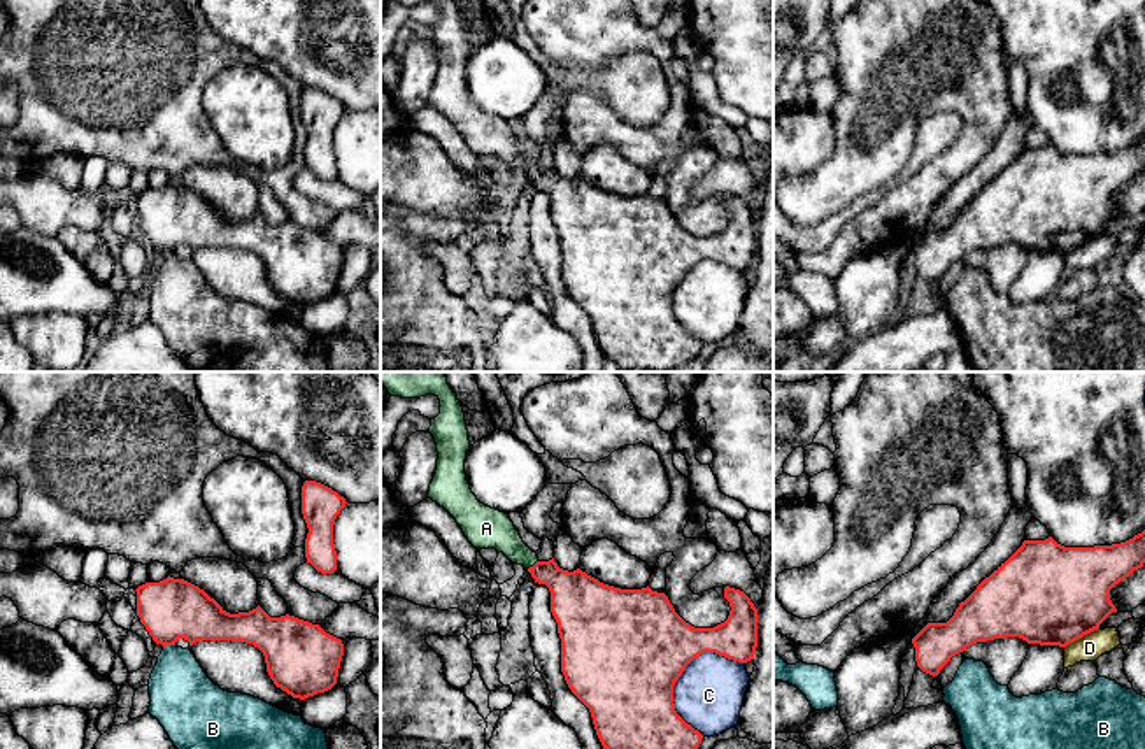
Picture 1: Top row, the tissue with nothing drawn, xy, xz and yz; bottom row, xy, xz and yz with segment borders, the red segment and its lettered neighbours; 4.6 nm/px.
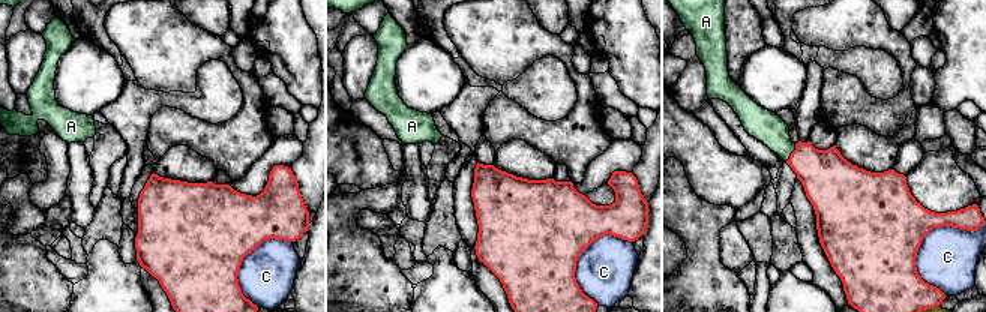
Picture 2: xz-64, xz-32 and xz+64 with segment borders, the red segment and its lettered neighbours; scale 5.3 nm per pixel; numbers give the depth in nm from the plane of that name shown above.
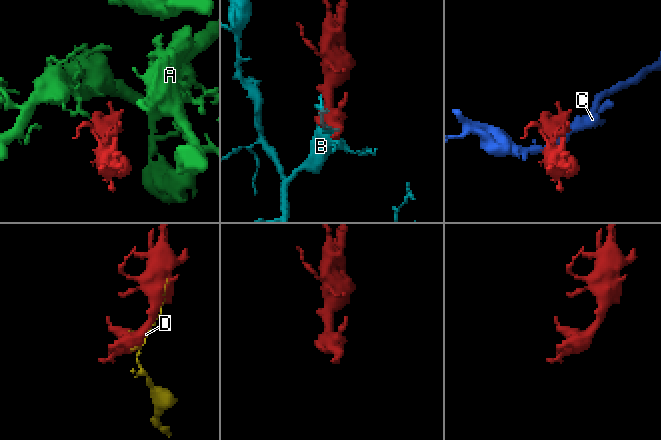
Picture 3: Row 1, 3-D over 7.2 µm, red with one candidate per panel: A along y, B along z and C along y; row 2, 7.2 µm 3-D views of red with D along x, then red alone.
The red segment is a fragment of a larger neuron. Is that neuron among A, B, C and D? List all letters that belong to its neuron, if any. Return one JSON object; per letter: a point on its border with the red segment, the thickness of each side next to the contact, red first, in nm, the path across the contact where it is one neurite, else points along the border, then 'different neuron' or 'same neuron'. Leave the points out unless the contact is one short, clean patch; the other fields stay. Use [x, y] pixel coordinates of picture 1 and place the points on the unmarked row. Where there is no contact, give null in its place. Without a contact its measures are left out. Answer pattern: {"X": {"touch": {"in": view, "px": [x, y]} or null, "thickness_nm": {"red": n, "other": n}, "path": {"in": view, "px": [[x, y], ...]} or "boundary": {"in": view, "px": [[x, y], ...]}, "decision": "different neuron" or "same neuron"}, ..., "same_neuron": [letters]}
{"A": {"touch": {"in": "xz", "px": [533, 172]}, "thickness_nm": {"red": 240, "other": 180}, "path": {"in": "xz", "px": [[576, 206], [554, 185], [533, 172], [498, 139], [491, 137]]}, "decision": "same neuron"}, "B": {"touch": {"in": "xy", "px": [169, 251]}, "thickness_nm": {"red": 280, "other": 300}, "decision": "different neuron"}, "C": {"touch": {"in": "xz", "px": [672, 297]}, "thickness_nm": {"red": 500, "other": 320}, "decision": "different neuron"}, "D": {"touch": {"in": "yz", "px": [1080, 244]}, "thickness_nm": {"red": 460, "other": 120}, "decision": "different neuron"}, "same_neuron": ["A"]}

